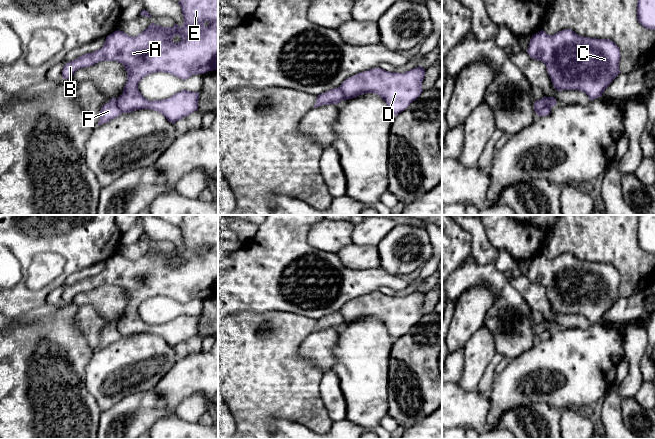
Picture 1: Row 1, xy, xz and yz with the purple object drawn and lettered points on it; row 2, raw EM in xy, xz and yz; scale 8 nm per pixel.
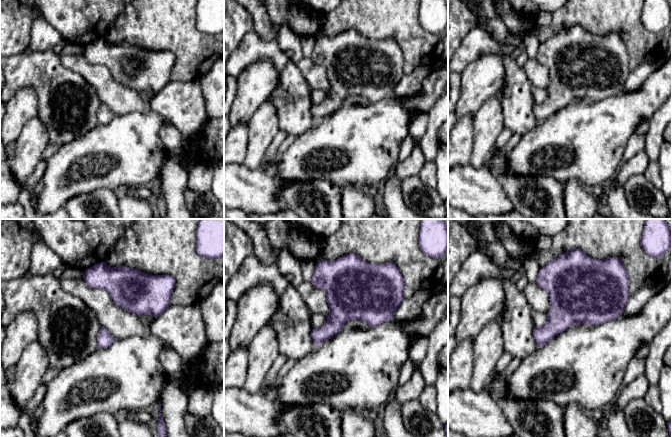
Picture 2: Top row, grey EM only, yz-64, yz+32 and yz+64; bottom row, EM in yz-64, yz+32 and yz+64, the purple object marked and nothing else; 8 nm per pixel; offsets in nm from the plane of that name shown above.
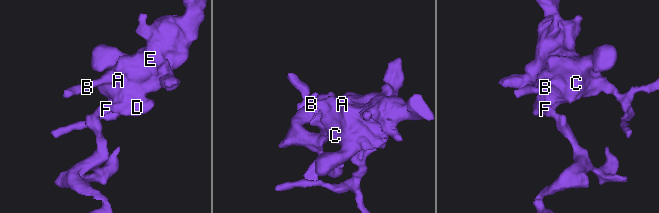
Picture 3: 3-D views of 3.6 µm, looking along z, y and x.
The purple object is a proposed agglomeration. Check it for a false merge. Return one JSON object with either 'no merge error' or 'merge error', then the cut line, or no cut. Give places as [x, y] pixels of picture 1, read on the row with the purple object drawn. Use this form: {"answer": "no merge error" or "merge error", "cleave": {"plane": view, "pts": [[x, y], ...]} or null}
{"answer": "merge error", "cleave": {"plane": "yz", "pts": [[550, 107], [544, 107], [537, 114]]}}

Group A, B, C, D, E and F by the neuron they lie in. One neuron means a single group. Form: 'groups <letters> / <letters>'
groups A B C D E / F

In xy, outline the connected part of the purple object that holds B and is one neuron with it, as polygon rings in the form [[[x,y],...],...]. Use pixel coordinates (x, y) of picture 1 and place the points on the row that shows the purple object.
[[[180,0],[178,4],[184,17],[181,27],[176,23],[173,27],[162,27],[151,23],[135,37],[117,30],[106,37],[102,48],[66,63],[62,70],[63,78],[67,80],[78,69],[101,61],[116,61],[121,63],[127,72],[123,93],[117,98],[117,106],[122,113],[141,109],[155,110],[174,124],[198,110],[199,92],[185,89],[167,99],[149,101],[138,89],[139,82],[144,77],[156,72],[169,73],[186,80],[192,75],[218,70],[218,0]]]

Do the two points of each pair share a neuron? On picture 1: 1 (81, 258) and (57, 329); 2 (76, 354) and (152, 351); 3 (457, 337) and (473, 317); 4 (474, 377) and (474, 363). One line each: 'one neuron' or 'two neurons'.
1: two neurons
2: two neurons
3: one neuron
4: one neuron

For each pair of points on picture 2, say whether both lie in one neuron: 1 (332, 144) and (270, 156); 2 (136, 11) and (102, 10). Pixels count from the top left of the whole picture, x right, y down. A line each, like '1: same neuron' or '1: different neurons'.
1: different neurons
2: different neurons

